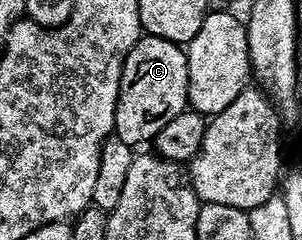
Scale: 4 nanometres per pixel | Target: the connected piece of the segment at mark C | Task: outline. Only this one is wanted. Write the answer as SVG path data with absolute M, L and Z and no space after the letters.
M143 35L132 46L132 50L126 56L126 61L122 67L122 77L120 78L120 90L118 91L118 101L116 102L116 114L114 115L113 135L119 140L128 142L131 146L139 146L145 142L153 141L156 134L176 114L187 111L187 96L189 94L189 66L186 61L187 53L179 45L165 40L159 36Z

